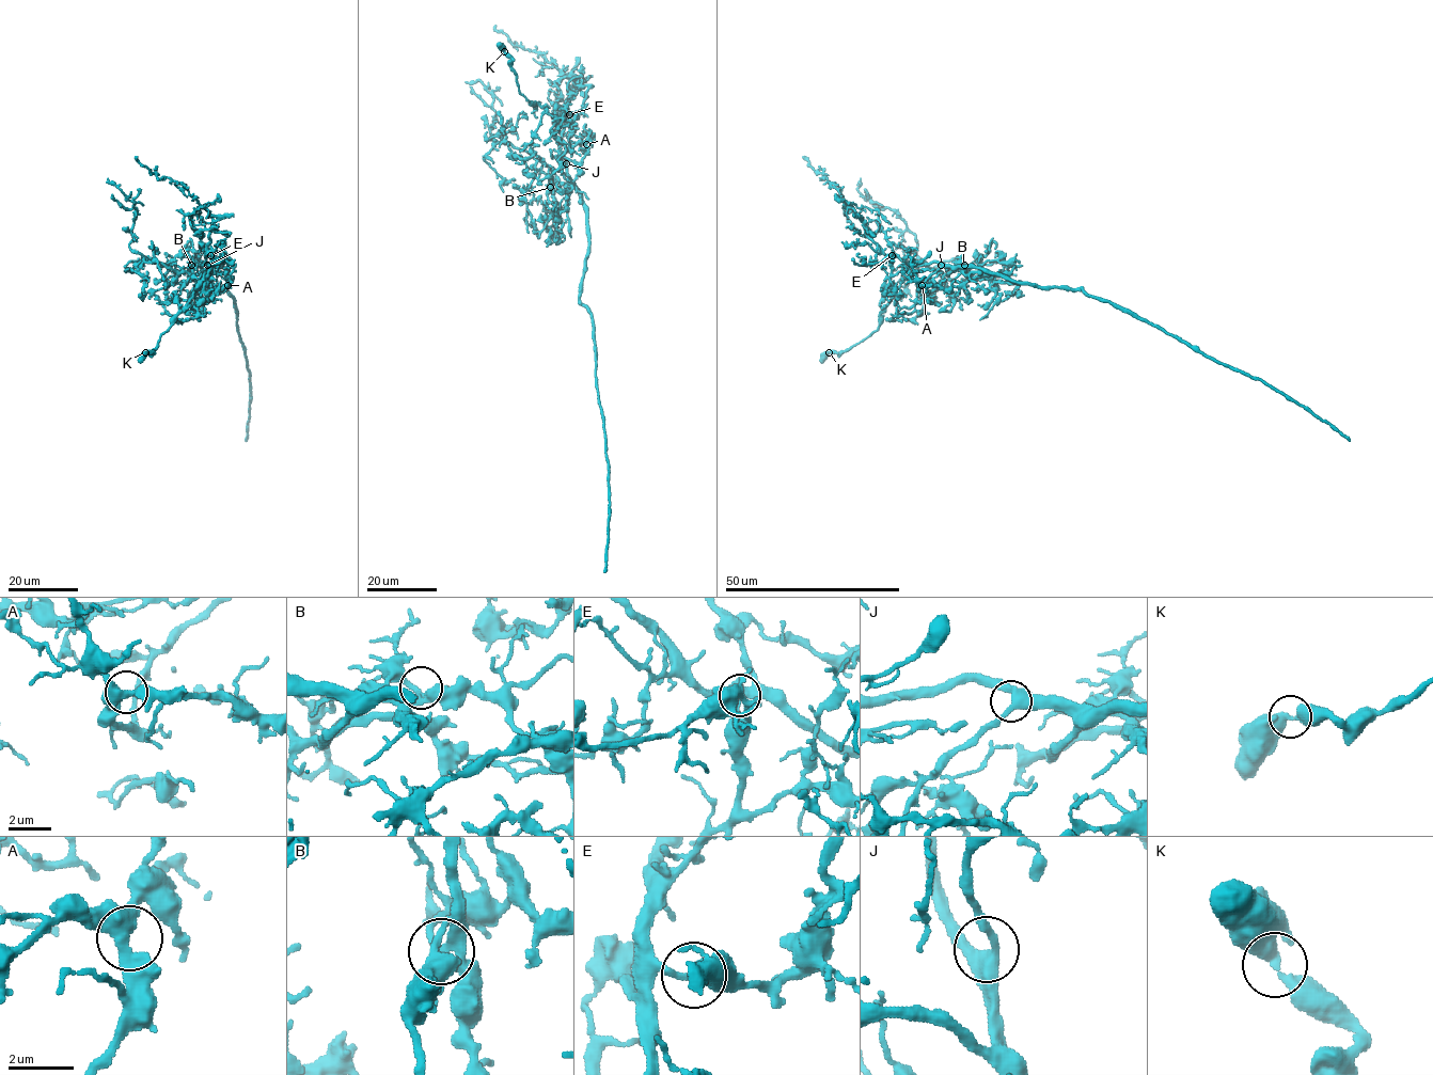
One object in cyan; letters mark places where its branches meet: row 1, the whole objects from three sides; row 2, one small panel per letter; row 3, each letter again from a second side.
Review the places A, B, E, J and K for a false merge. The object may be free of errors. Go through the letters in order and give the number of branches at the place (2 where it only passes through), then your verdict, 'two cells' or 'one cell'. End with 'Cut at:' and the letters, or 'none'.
A: branches 3; one cell
B: branches 3; one cell
E: branches 2; two cells
J: branches 3; one cell
K: branches 2; one cell
Cut at: E

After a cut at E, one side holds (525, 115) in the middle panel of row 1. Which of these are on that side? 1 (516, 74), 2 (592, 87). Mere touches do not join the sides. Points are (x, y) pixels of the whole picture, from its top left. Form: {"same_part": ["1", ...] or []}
{"same_part": []}

